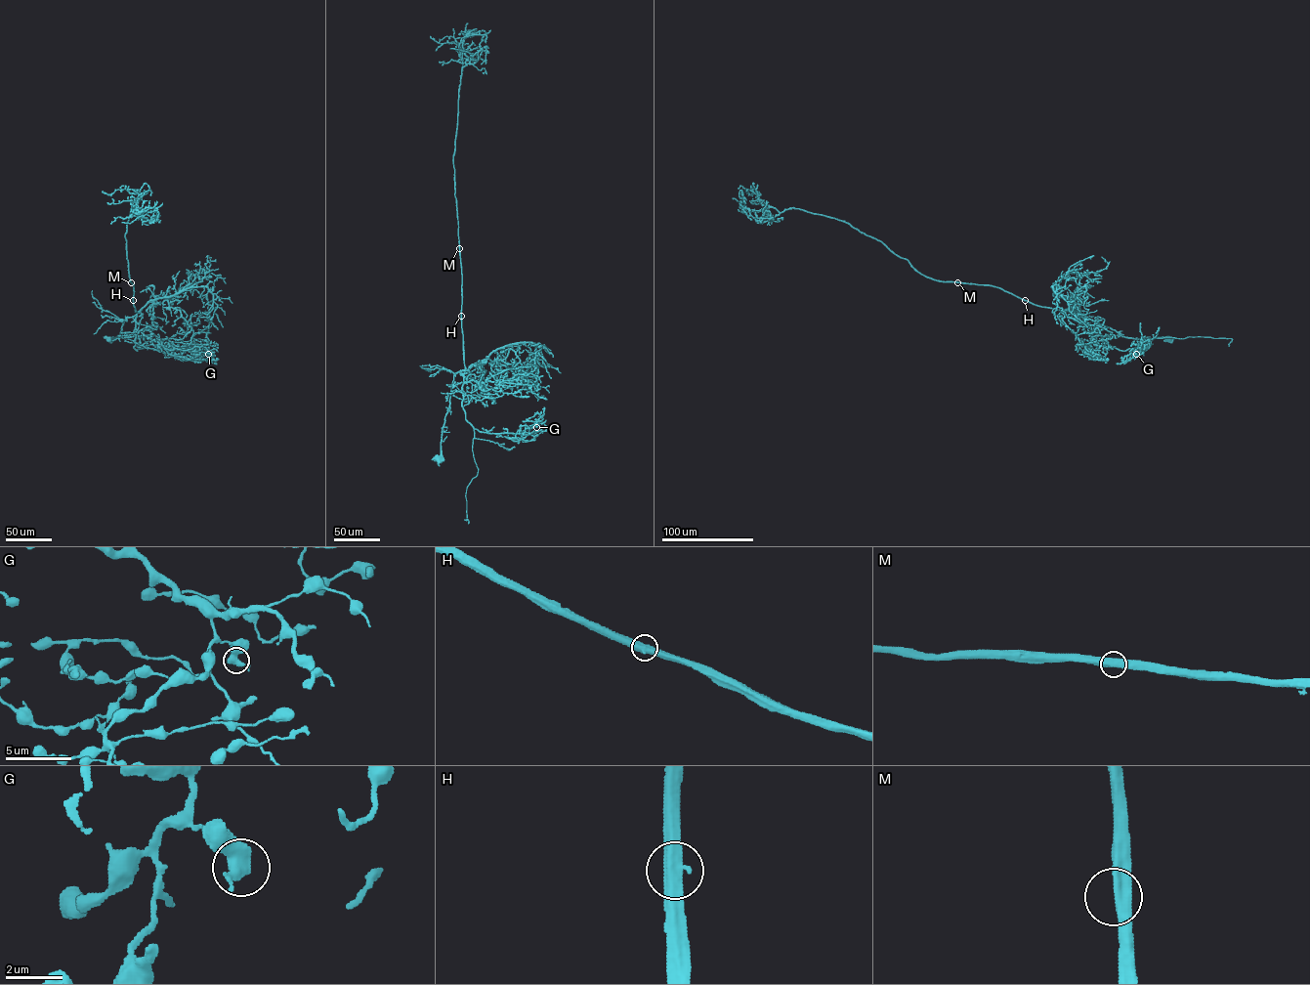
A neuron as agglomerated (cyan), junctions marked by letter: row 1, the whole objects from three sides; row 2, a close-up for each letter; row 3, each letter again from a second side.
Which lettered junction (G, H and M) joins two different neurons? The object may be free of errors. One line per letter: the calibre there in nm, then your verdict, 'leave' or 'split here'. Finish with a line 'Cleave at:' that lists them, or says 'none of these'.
G: 550 nm | leave
H: 550 nm | leave
M: 550 nm | leave
Cleave at: none of these

